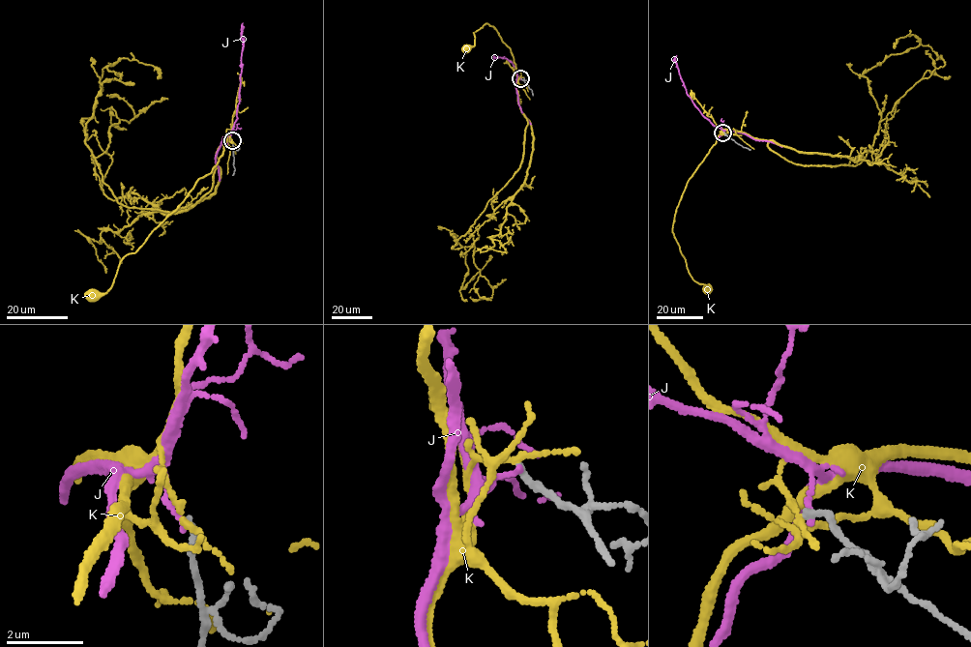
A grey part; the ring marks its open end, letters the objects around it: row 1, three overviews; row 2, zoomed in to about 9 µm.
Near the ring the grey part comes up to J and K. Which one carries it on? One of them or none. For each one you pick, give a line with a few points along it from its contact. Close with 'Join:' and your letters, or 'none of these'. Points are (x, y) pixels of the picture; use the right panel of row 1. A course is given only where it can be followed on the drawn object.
Join: none of these

